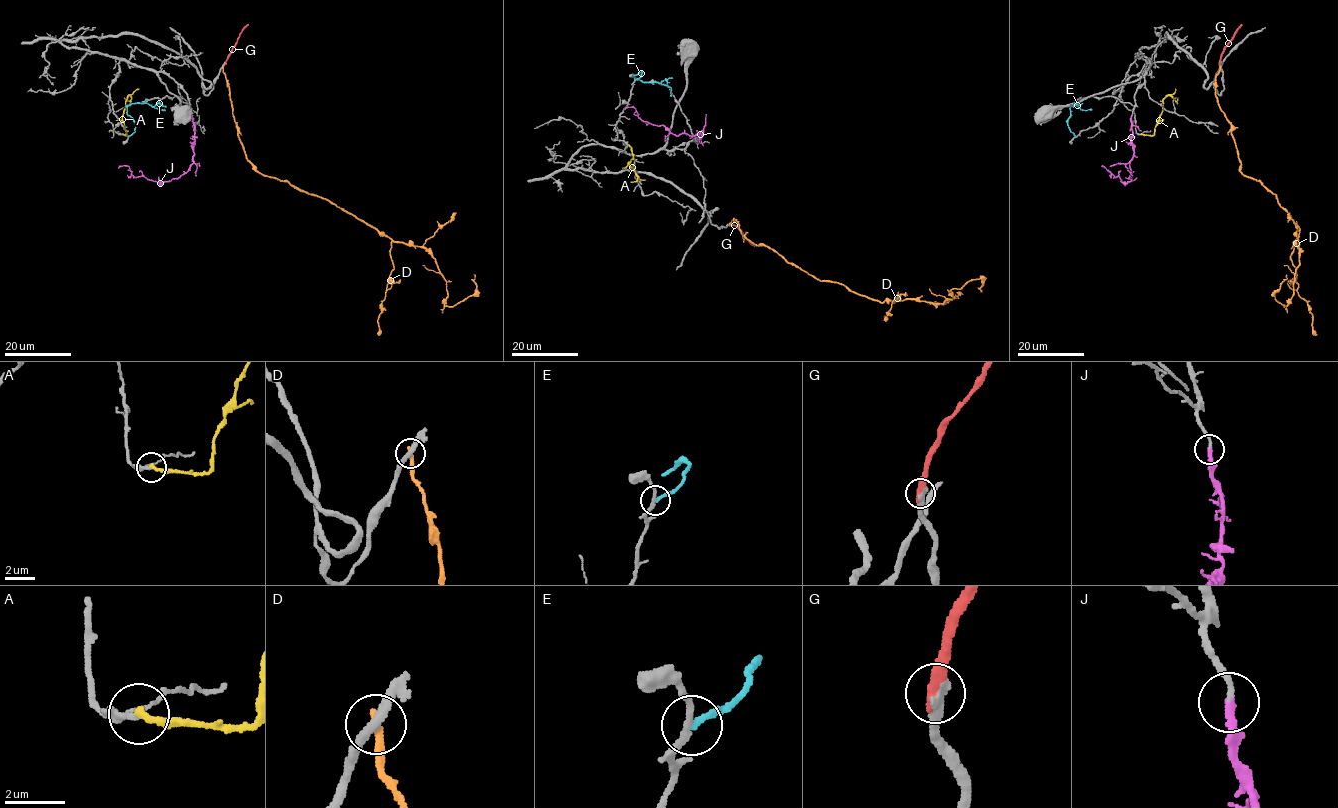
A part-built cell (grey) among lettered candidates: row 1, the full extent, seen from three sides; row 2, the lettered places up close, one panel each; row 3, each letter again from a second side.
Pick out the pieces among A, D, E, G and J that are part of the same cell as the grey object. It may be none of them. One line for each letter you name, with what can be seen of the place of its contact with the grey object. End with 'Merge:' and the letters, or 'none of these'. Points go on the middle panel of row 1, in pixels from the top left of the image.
J: Touches grey at (698, 136)
Merge: J

